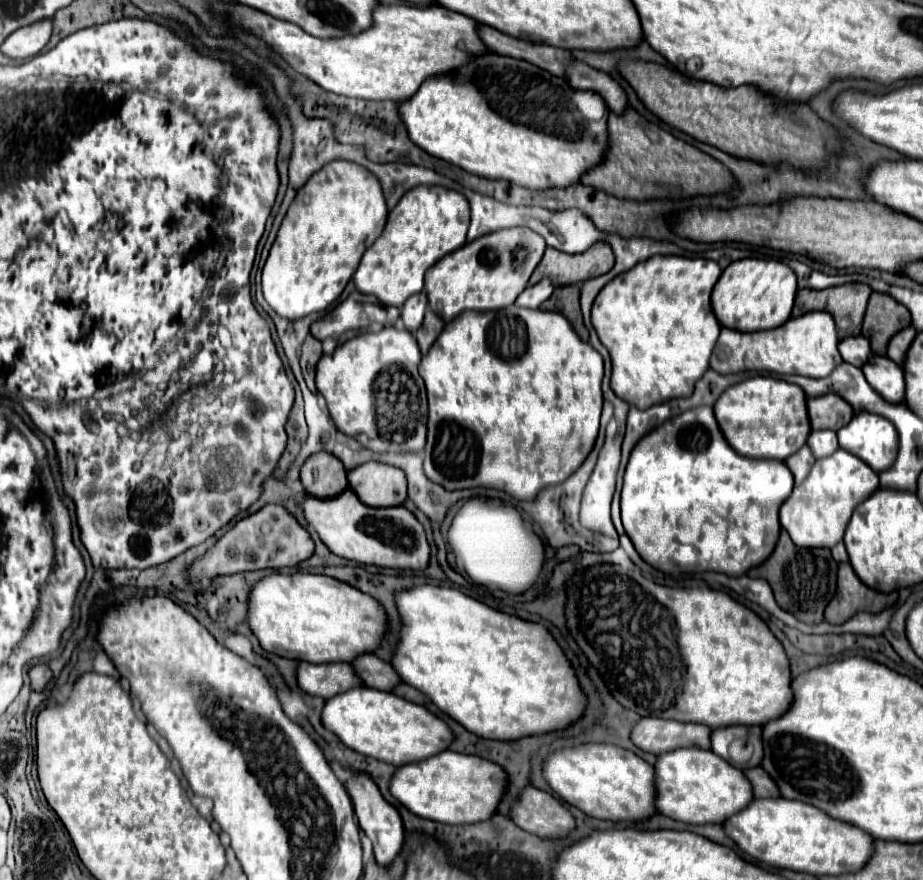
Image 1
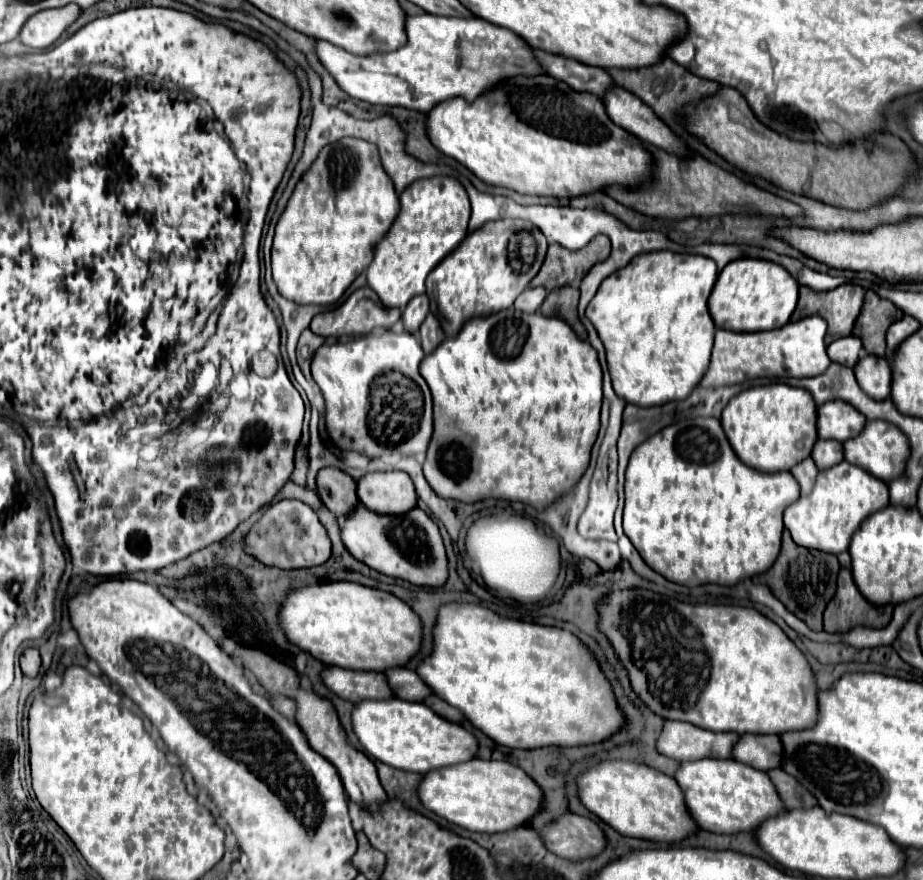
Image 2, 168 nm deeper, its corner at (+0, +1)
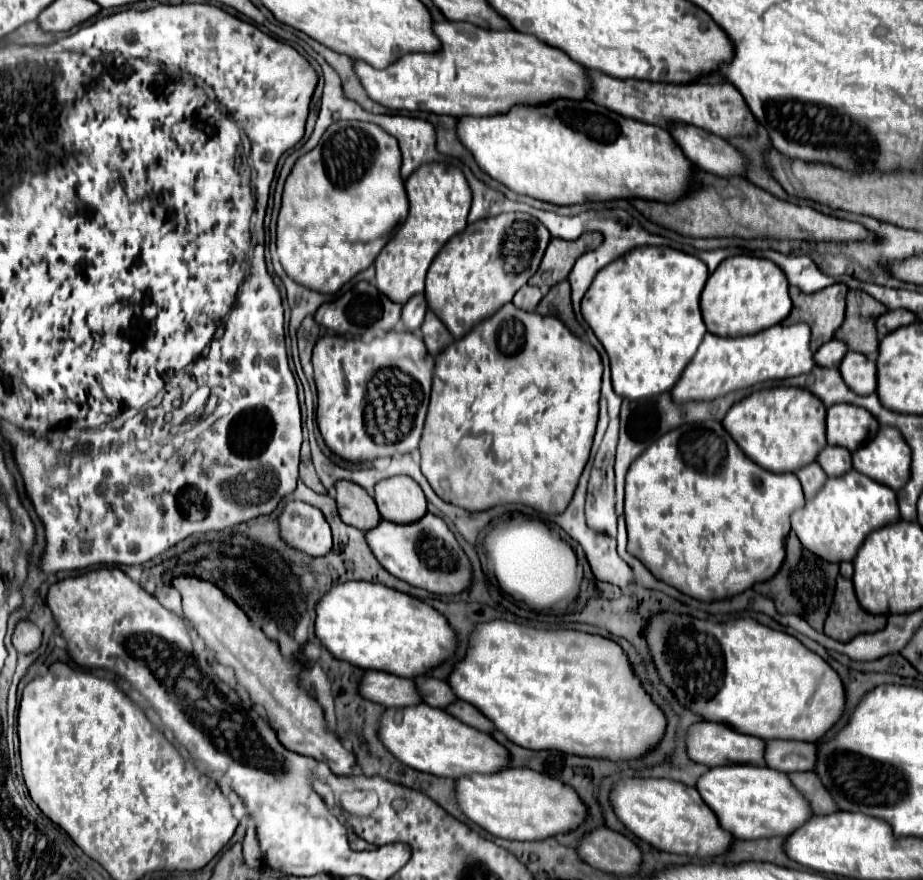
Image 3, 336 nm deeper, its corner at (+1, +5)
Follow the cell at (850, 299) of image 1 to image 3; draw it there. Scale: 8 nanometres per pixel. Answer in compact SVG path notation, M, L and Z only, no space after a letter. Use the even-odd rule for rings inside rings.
M835 283L817 293L803 293L799 287L791 287L789 295L793 301L793 309L789 317L783 321L785 325L793 325L805 321L811 325L813 341L811 347L817 351L823 343L835 337L835 331L841 327L845 319L845 301L849 287L845 283Z

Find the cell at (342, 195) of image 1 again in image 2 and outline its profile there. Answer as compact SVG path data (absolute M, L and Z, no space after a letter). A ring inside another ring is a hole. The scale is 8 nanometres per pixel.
M344 137L334 145L326 145L298 181L284 213L276 223L272 245L272 277L278 291L300 305L330 305L336 303L348 285L370 265L378 241L388 233L390 225L400 213L400 199L394 183L382 167L378 147L374 143Z

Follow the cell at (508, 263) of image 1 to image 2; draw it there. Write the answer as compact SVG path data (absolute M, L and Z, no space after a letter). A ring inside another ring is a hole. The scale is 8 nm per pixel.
M498 219L482 225L480 229L468 233L468 237L450 253L446 255L428 275L426 279L426 295L430 297L430 311L440 321L442 329L448 337L458 335L462 325L474 317L488 317L490 313L498 313L508 309L514 299L528 287L534 275L540 271L548 243L542 231L530 221L522 219Z

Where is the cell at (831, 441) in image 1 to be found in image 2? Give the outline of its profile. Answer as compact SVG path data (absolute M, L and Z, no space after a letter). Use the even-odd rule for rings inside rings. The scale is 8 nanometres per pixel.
M818 439L818 443L814 445L814 451L812 451L812 459L820 471L828 469L830 465L838 465L838 461L844 461L842 443Z

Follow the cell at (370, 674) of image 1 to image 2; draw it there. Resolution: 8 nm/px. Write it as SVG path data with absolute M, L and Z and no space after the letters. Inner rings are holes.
M396 667L396 669L388 669L386 675L388 675L388 683L398 699L422 703L428 695L432 695L428 685L418 677L416 671L410 671L406 667L404 669Z

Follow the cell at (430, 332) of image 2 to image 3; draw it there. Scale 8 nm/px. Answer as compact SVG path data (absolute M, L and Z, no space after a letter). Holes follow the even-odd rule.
M433 311L427 313L423 325L421 325L421 333L423 333L423 341L427 345L427 351L435 357L445 345L449 345L453 341L453 335L443 327L443 323L437 319L437 315Z

